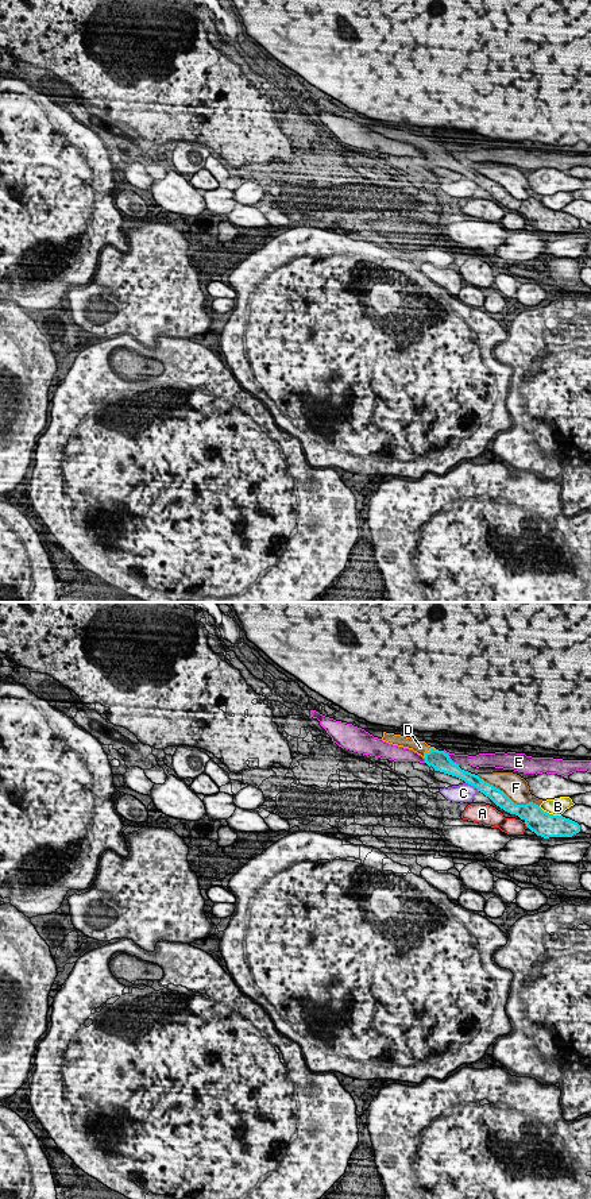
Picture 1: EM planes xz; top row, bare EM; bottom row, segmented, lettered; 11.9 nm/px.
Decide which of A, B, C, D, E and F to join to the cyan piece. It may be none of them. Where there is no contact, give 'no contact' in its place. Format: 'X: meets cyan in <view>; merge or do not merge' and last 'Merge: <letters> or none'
A: meets cyan in xz; do not merge
B: meets cyan in xz; do not merge
C: meets cyan in xz; do not merge
D: meets cyan in xz; merge
E: meets cyan in xz; do not merge
F: meets cyan in xz; do not merge
Merge: D

